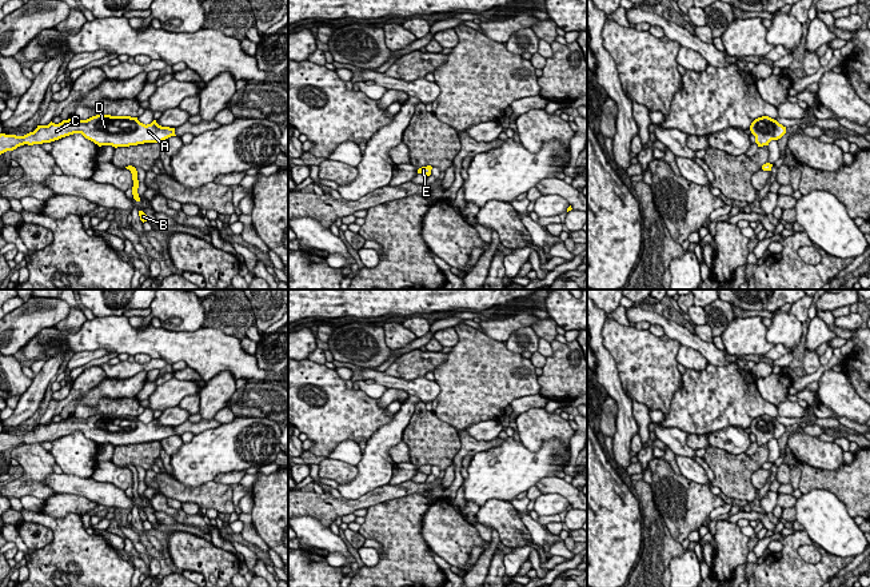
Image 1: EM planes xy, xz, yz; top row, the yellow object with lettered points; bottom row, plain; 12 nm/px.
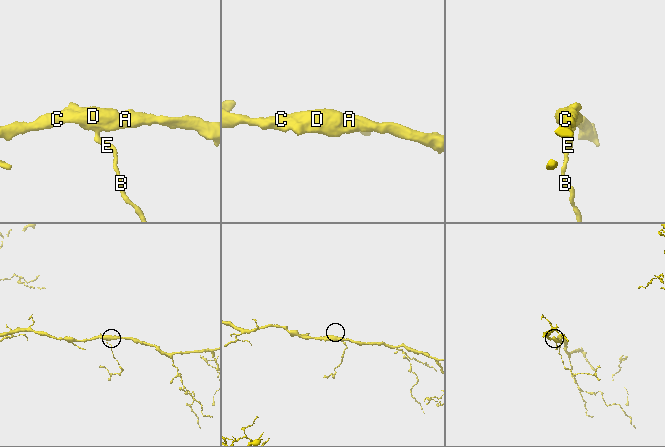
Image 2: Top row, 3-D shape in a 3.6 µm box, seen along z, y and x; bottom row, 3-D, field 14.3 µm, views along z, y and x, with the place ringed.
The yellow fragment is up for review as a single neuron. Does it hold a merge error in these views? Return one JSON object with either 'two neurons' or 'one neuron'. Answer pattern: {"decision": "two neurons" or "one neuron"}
{"decision": "one neuron"}

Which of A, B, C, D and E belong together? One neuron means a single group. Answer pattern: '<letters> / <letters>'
A B C D E

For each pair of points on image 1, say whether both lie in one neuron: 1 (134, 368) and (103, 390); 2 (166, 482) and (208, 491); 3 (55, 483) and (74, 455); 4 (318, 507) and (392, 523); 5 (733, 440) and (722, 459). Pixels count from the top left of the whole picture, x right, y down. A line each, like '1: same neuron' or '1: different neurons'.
1: different neurons
2: same neuron
3: different neurons
4: different neurons
5: different neurons

